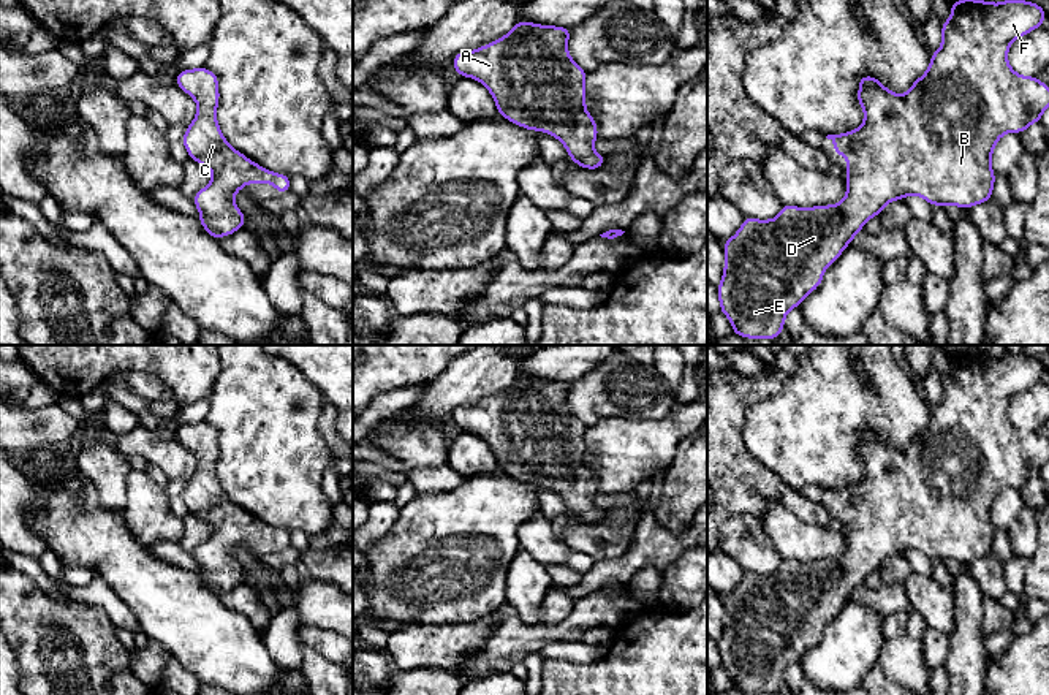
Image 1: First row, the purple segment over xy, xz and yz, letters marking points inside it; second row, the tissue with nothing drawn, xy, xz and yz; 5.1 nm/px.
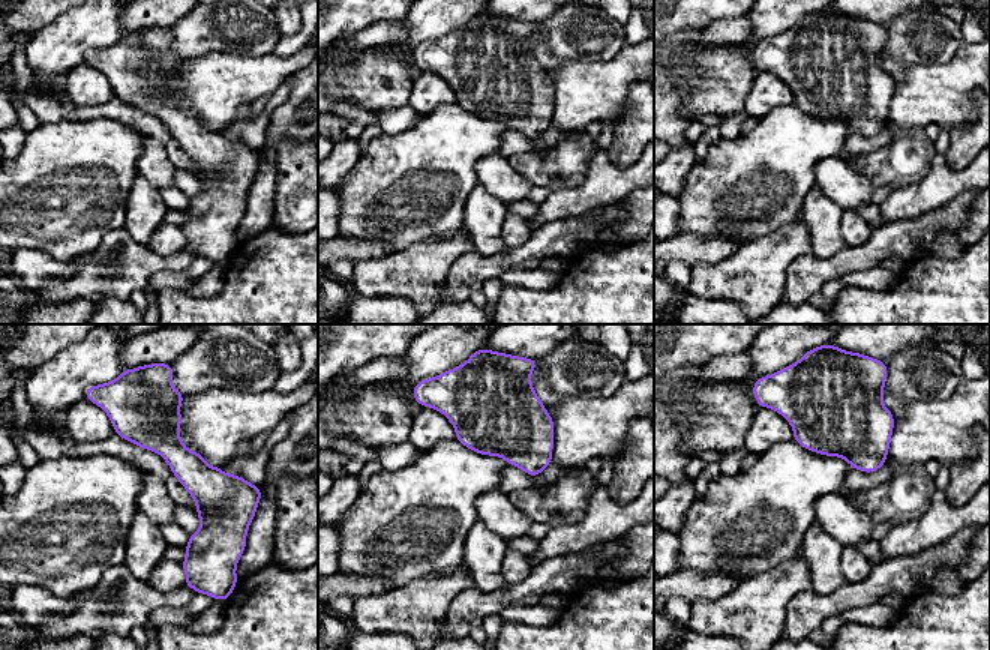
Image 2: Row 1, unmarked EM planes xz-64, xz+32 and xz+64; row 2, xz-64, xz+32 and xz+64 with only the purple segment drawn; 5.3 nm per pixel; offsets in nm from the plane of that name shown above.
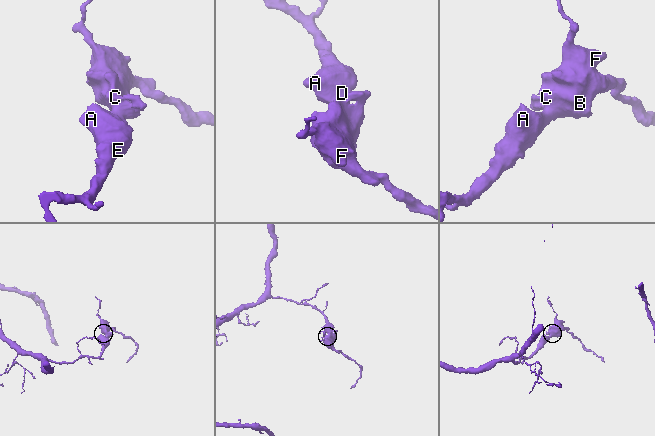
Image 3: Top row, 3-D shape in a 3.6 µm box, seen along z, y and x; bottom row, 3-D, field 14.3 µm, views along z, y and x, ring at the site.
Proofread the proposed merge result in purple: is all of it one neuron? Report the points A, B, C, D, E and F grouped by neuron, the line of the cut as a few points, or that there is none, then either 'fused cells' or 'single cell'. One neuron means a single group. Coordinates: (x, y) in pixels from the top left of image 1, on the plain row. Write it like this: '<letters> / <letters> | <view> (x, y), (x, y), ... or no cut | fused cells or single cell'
A B C D E F | no cut | single cell

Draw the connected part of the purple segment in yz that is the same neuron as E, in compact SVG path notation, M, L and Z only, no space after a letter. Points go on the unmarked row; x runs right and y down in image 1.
M964 353L951 358L951 372L946 377L941 377L941 402L930 408L930 420L926 427L918 432L913 440L903 448L894 448L886 443L878 432L875 431L861 431L859 432L859 446L856 450L858 458L864 462L864 478L858 484L851 484L848 488L827 489L827 494L834 496L834 508L846 511L848 530L845 532L846 549L837 559L829 560L813 560L813 562L797 562L790 559L782 559L780 568L771 575L758 575L753 572L745 572L737 587L723 597L725 605L725 621L723 621L723 633L717 640L720 667L725 668L733 681L736 690L747 693L778 693L782 684L785 682L786 668L801 660L801 655L815 646L823 632L827 621L831 621L842 606L850 600L853 592L864 584L864 578L872 572L880 572L883 562L897 554L903 554L908 549L921 551L932 560L949 560L954 559L962 565L971 562L975 559L983 559L992 553L992 545L995 538L995 527L992 524L990 515L995 499L1005 488L1017 488L1021 489L1032 478L1041 477L1043 467L1049 462L1049 440L1041 437L1033 431L1021 431L1017 429L1011 420L1008 418L1008 404L1011 397L1032 385L1043 380L1046 374L1046 367L1041 359L1030 358L1027 355L1011 355L1006 353L1002 358L992 358L986 355Z

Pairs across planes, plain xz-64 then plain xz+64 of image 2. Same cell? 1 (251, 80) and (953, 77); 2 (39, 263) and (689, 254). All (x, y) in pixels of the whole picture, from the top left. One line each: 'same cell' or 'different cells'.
1: same cell
2: different cells

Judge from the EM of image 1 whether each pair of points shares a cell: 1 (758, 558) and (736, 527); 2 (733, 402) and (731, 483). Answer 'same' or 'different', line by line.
1: same
2: same

